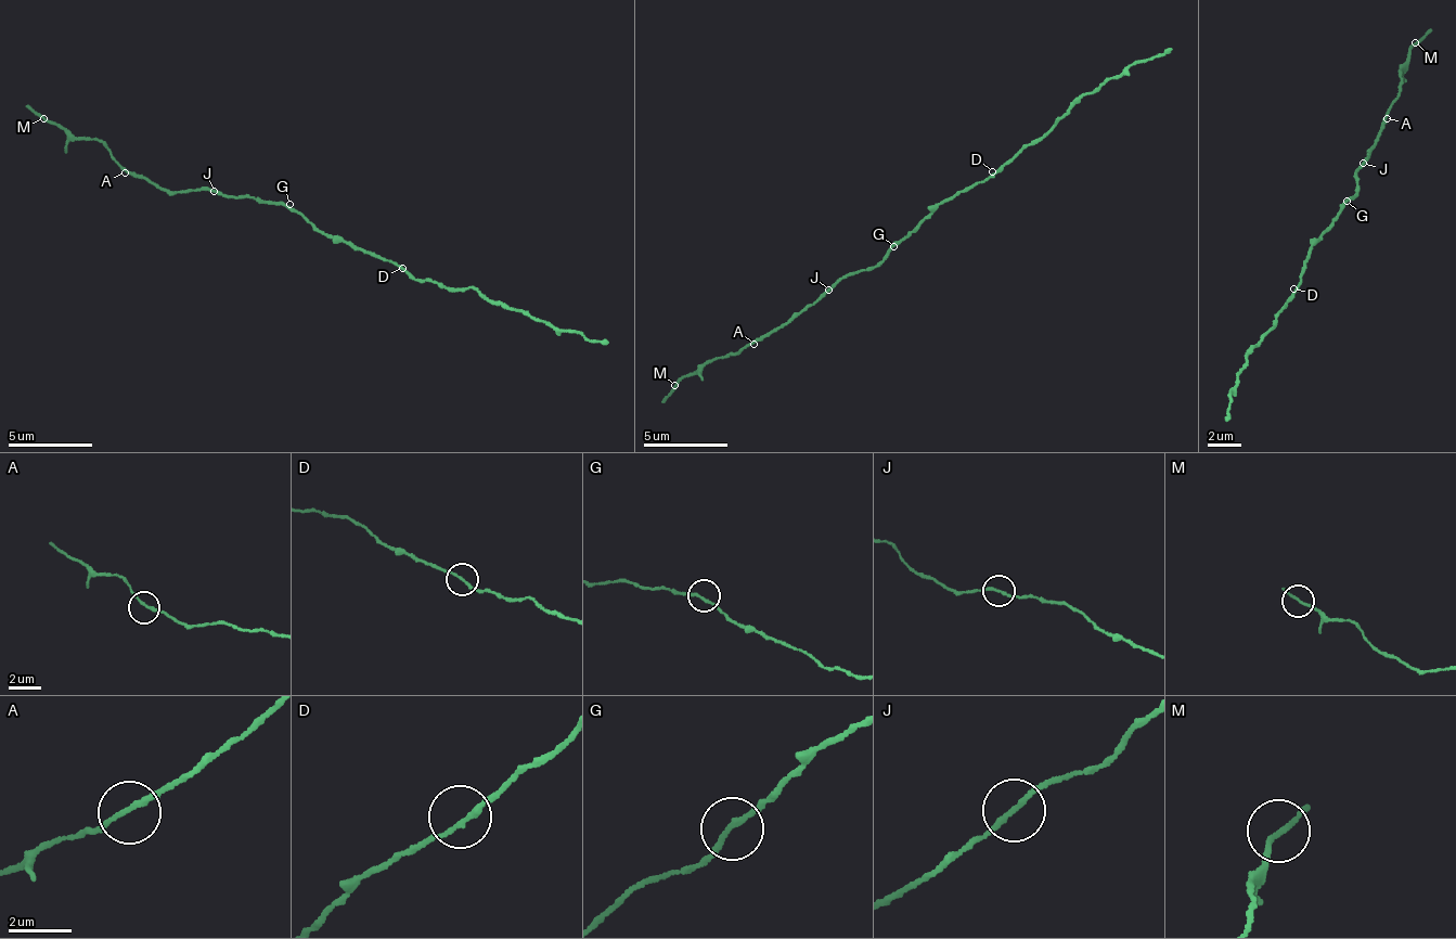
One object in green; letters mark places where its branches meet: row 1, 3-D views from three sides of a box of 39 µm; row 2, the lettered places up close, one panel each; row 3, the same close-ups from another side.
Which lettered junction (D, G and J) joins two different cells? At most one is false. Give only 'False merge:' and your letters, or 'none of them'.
False merge: none of them

